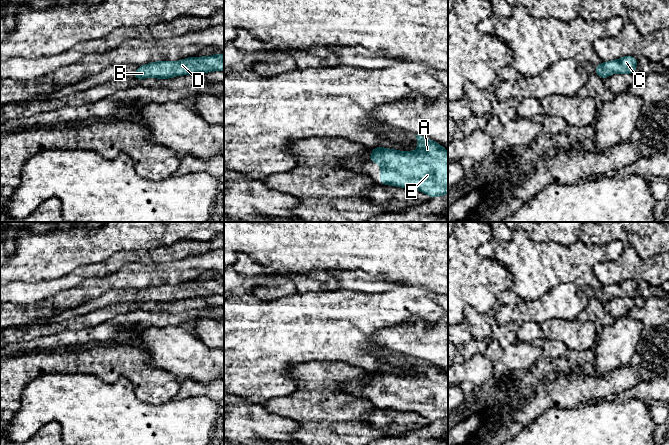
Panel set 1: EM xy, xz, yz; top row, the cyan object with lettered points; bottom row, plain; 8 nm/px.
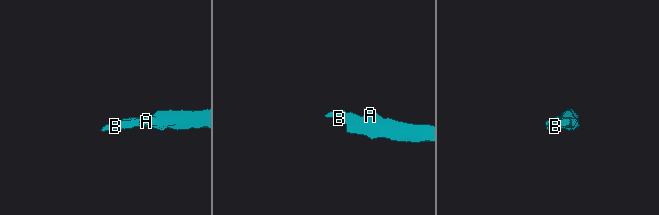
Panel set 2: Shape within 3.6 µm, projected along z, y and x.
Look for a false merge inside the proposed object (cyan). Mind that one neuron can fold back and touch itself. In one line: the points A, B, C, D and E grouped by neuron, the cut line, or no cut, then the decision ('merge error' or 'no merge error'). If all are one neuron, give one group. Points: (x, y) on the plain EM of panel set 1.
groups A B C D E; cut none; no merge error

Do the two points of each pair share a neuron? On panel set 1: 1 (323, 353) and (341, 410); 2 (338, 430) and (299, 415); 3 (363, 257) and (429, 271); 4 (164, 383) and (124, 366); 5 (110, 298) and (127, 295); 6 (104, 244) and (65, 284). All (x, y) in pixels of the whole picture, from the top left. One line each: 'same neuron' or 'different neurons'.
1: different neurons
2: same neuron
3: same neuron
4: same neuron
5: same neuron
6: different neurons

